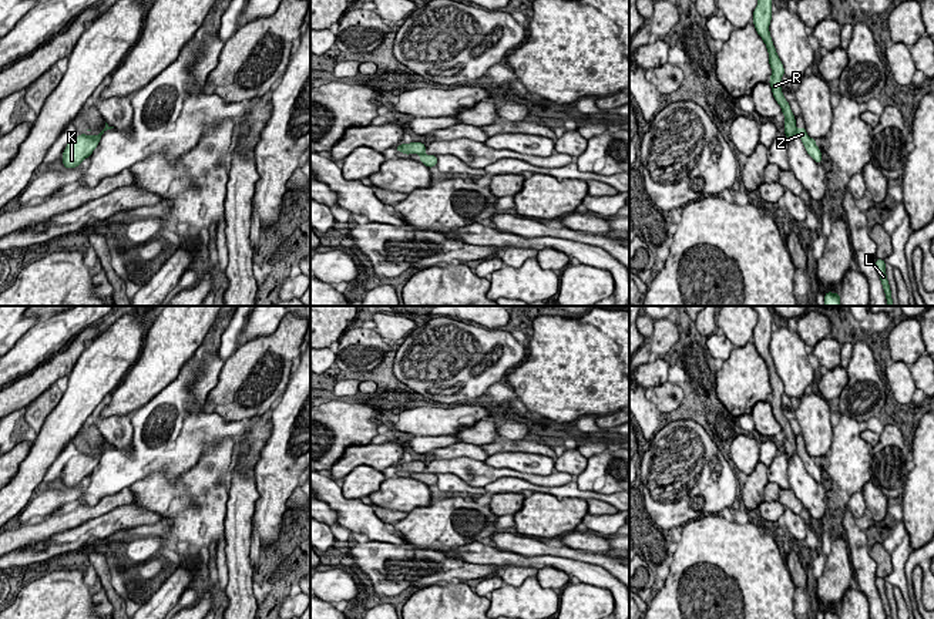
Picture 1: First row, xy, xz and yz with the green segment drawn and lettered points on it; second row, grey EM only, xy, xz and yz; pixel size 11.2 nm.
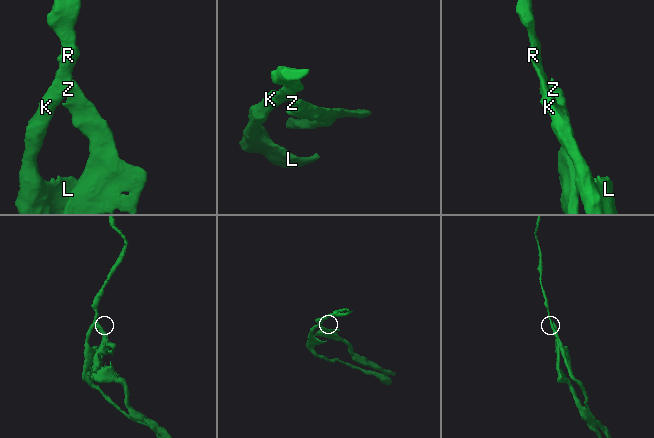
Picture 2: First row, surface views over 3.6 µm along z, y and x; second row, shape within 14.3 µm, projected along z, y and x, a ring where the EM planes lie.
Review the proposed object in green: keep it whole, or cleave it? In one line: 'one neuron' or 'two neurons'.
two neurons

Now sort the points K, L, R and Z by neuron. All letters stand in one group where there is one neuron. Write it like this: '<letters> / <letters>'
K L R / Z

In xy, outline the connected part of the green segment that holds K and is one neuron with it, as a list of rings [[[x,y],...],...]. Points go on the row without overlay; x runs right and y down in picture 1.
[[[101,448],[98,454],[80,453],[77,457],[71,457],[63,471],[64,487],[77,487],[80,482],[91,475],[101,458]]]

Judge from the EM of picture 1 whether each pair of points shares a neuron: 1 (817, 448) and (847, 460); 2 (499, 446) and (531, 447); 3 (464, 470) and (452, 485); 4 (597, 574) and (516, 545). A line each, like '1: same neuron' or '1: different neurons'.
1: different neurons
2: same neuron
3: different neurons
4: different neurons

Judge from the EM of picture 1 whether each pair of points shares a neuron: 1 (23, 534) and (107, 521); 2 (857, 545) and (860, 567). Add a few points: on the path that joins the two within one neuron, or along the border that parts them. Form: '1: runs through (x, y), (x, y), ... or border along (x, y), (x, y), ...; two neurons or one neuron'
1: border along (108, 512), (56, 532), (47, 540); two neurons
2: runs through (859, 551), (860, 561); one neuron

